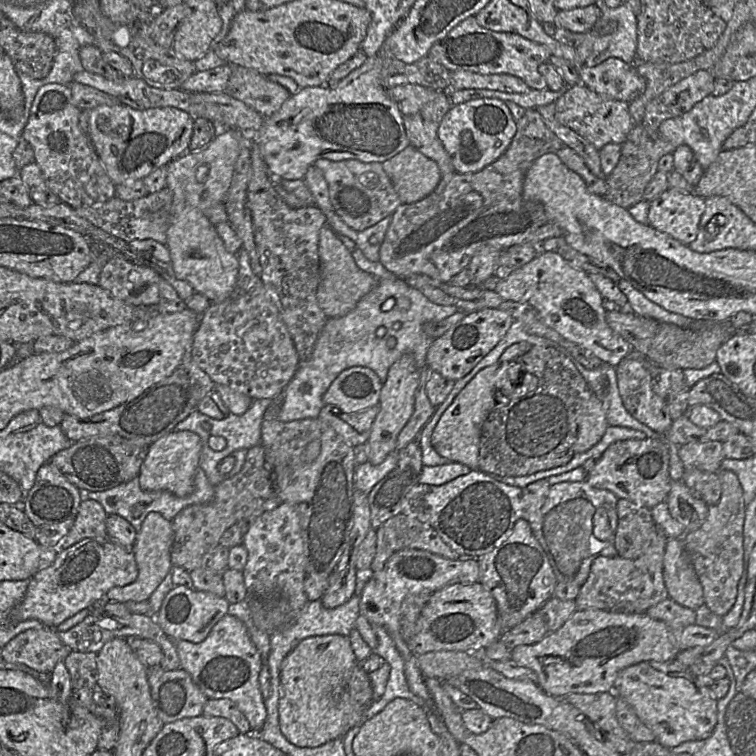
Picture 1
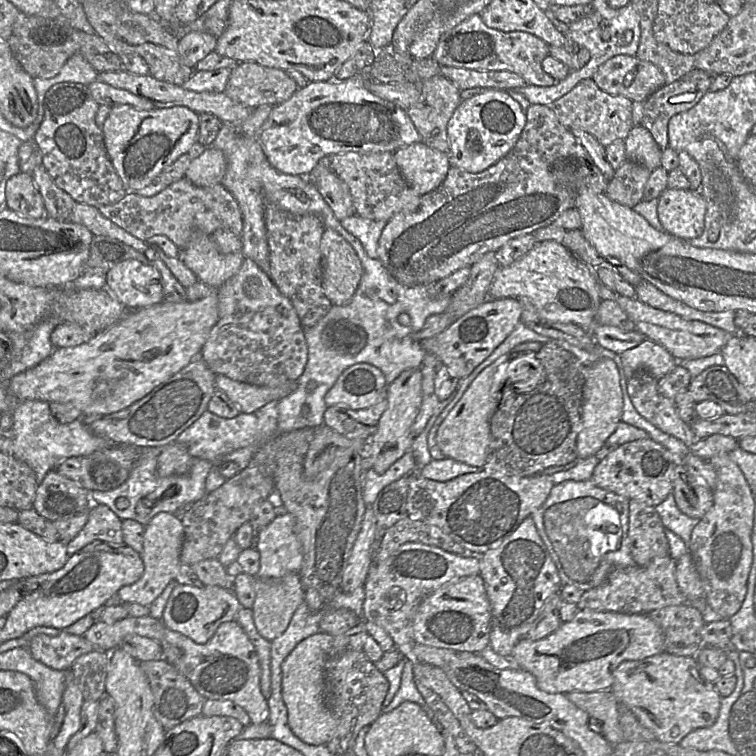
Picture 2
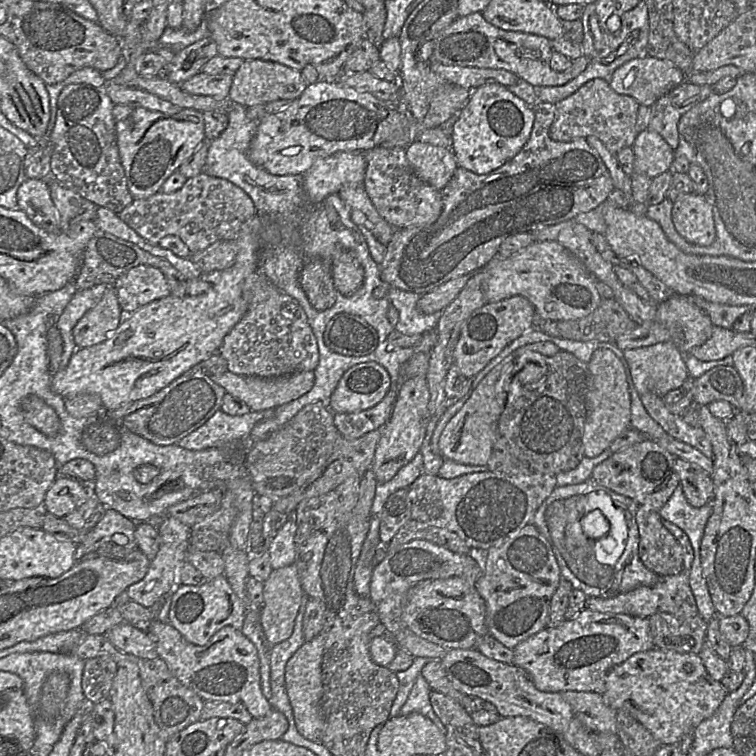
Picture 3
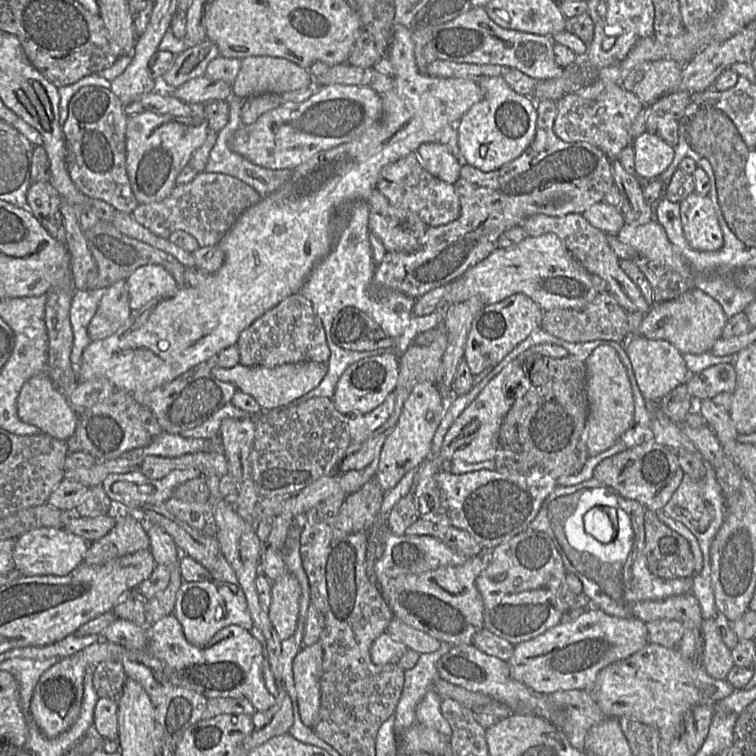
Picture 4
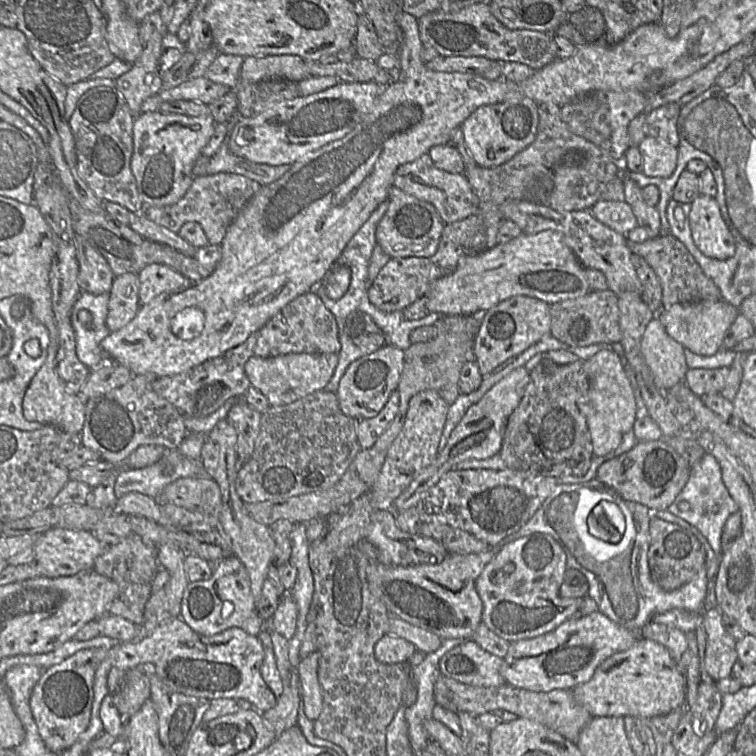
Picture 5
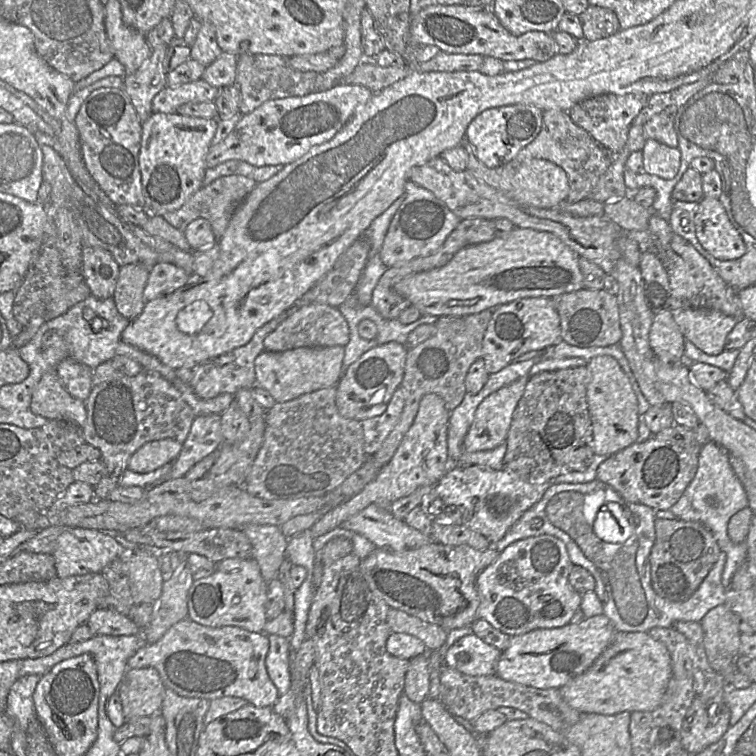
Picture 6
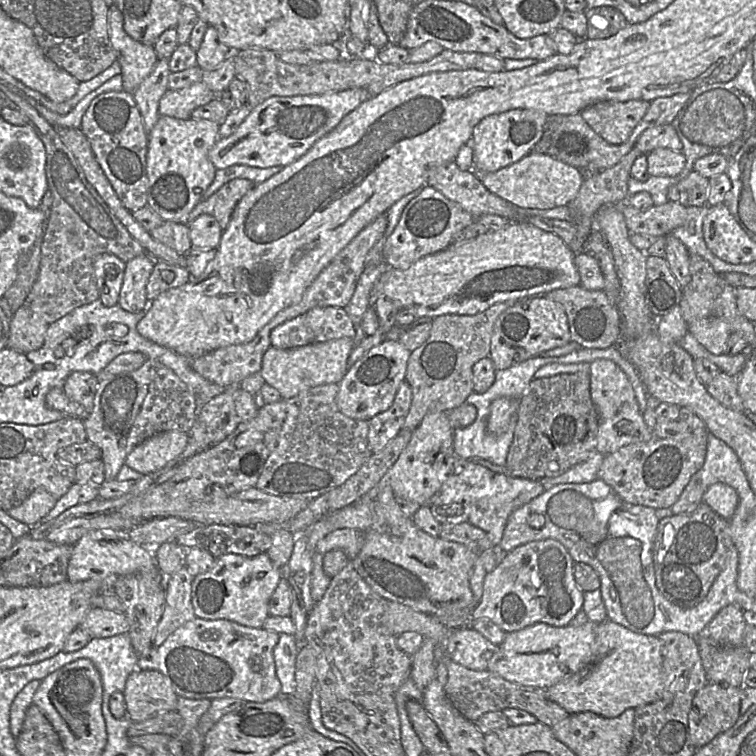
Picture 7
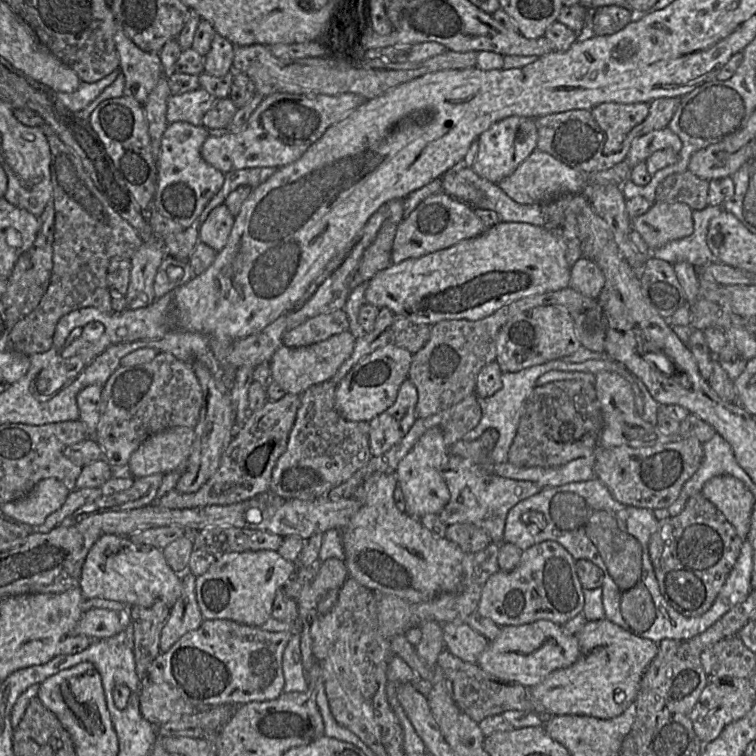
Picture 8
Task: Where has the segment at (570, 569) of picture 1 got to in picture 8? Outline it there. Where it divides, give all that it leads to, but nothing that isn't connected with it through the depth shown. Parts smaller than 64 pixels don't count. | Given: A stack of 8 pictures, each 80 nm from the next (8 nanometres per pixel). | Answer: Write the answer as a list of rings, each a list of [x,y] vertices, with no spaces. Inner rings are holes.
[[[594,479],[543,488],[540,493],[519,502],[507,515],[503,542],[511,543],[522,551],[545,541],[558,542],[576,561],[588,560],[603,571],[602,603],[605,619],[635,636],[649,639],[657,644],[664,639],[684,641],[705,632],[728,611],[746,599],[752,589],[753,549],[749,542],[744,541],[738,559],[710,609],[701,616],[686,617],[677,612],[661,594],[650,560],[649,542],[656,532],[658,523],[653,510],[618,502],[601,480]]]

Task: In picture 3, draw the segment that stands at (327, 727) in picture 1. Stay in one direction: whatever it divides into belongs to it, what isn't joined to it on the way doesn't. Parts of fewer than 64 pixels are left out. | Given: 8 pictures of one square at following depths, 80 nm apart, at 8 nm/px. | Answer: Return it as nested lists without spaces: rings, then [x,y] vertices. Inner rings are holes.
[[[319,634],[293,654],[285,666],[285,687],[292,707],[297,731],[306,739],[322,743],[325,731],[325,719],[321,710],[322,662],[324,643]]]

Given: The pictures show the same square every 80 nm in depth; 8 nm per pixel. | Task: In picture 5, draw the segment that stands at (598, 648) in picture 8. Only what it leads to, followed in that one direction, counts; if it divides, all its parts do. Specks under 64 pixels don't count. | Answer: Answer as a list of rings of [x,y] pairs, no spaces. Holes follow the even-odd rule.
[[[639,637],[631,648],[607,658],[588,682],[571,691],[575,700],[593,717],[650,718],[666,715],[685,704],[685,675],[667,648]]]

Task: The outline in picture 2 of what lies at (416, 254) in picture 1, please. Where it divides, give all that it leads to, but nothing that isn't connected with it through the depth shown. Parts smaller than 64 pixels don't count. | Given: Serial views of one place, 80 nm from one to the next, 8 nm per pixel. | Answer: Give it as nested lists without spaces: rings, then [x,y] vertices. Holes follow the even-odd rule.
[[[533,104],[526,110],[526,124],[515,146],[497,163],[493,164],[480,173],[469,173],[465,170],[451,167],[441,185],[432,192],[421,196],[420,206],[415,212],[398,213],[392,217],[382,231],[378,243],[378,260],[387,271],[400,283],[404,285],[433,285],[439,280],[450,276],[455,271],[471,267],[488,253],[497,252],[503,245],[511,239],[534,234],[537,230],[551,225],[564,212],[573,209],[575,204],[575,194],[580,187],[590,188],[597,194],[605,194],[609,180],[603,175],[600,169],[593,163],[592,159],[577,141],[572,132],[561,125],[550,106]]]

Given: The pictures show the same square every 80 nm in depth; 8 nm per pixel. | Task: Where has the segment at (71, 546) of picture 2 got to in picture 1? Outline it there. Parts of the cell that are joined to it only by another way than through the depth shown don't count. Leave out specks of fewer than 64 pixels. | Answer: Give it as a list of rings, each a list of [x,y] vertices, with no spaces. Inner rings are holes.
[[[82,500],[70,531],[60,541],[60,548],[65,549],[86,538],[108,538],[106,518],[108,514],[102,505],[93,500]]]

